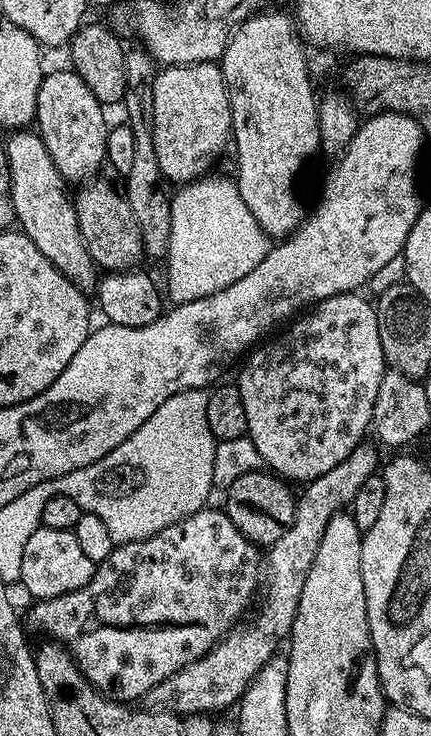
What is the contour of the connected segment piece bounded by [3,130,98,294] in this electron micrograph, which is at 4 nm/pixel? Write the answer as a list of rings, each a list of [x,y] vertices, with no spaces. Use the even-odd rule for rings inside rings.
[[[16,130],[3,148],[8,155],[10,172],[10,190],[14,202],[14,214],[19,231],[50,258],[50,262],[78,290],[85,294],[95,293],[98,283],[98,269],[86,250],[86,242],[82,242],[82,234],[78,230],[78,214],[73,197],[68,196],[69,189],[58,174],[46,146],[39,134],[32,130]]]

